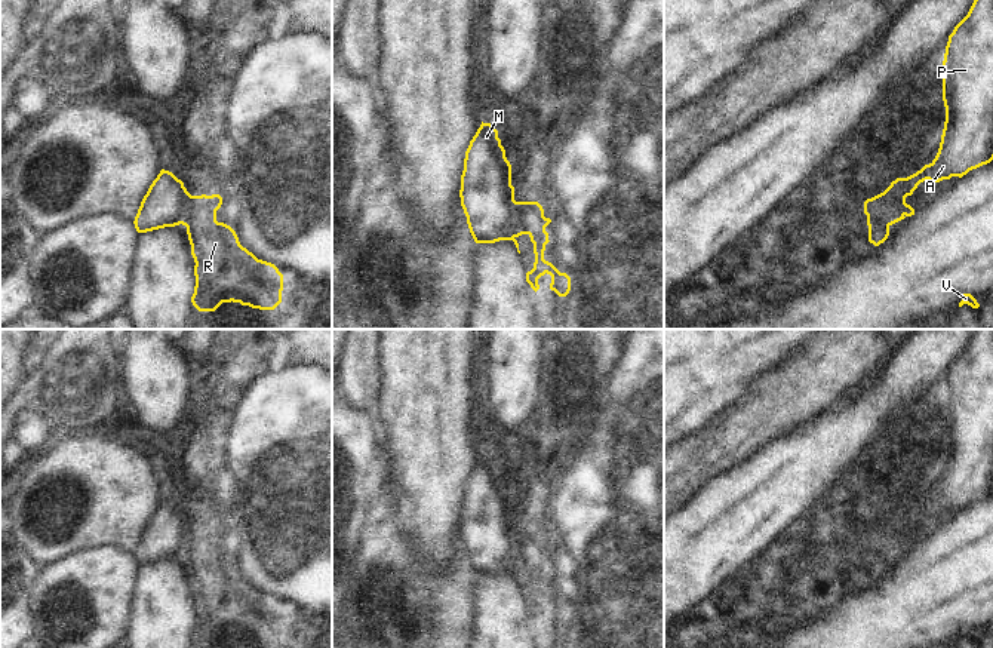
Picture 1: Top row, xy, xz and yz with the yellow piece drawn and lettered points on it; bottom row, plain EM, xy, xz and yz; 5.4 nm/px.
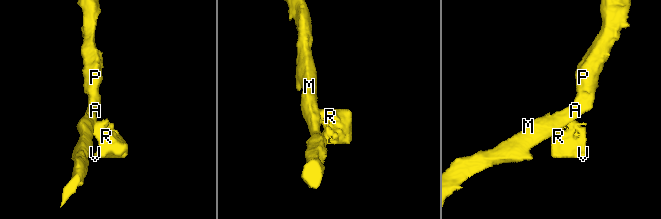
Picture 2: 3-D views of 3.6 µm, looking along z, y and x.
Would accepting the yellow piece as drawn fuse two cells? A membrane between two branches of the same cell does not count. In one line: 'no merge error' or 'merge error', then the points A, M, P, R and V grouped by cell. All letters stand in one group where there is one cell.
merge error; A M P / R V

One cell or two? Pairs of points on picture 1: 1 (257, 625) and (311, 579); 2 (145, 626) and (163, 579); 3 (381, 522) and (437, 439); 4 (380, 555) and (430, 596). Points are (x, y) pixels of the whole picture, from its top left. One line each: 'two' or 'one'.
1: one
2: one
3: two
4: one

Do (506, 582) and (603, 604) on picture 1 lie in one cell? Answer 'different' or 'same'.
different

